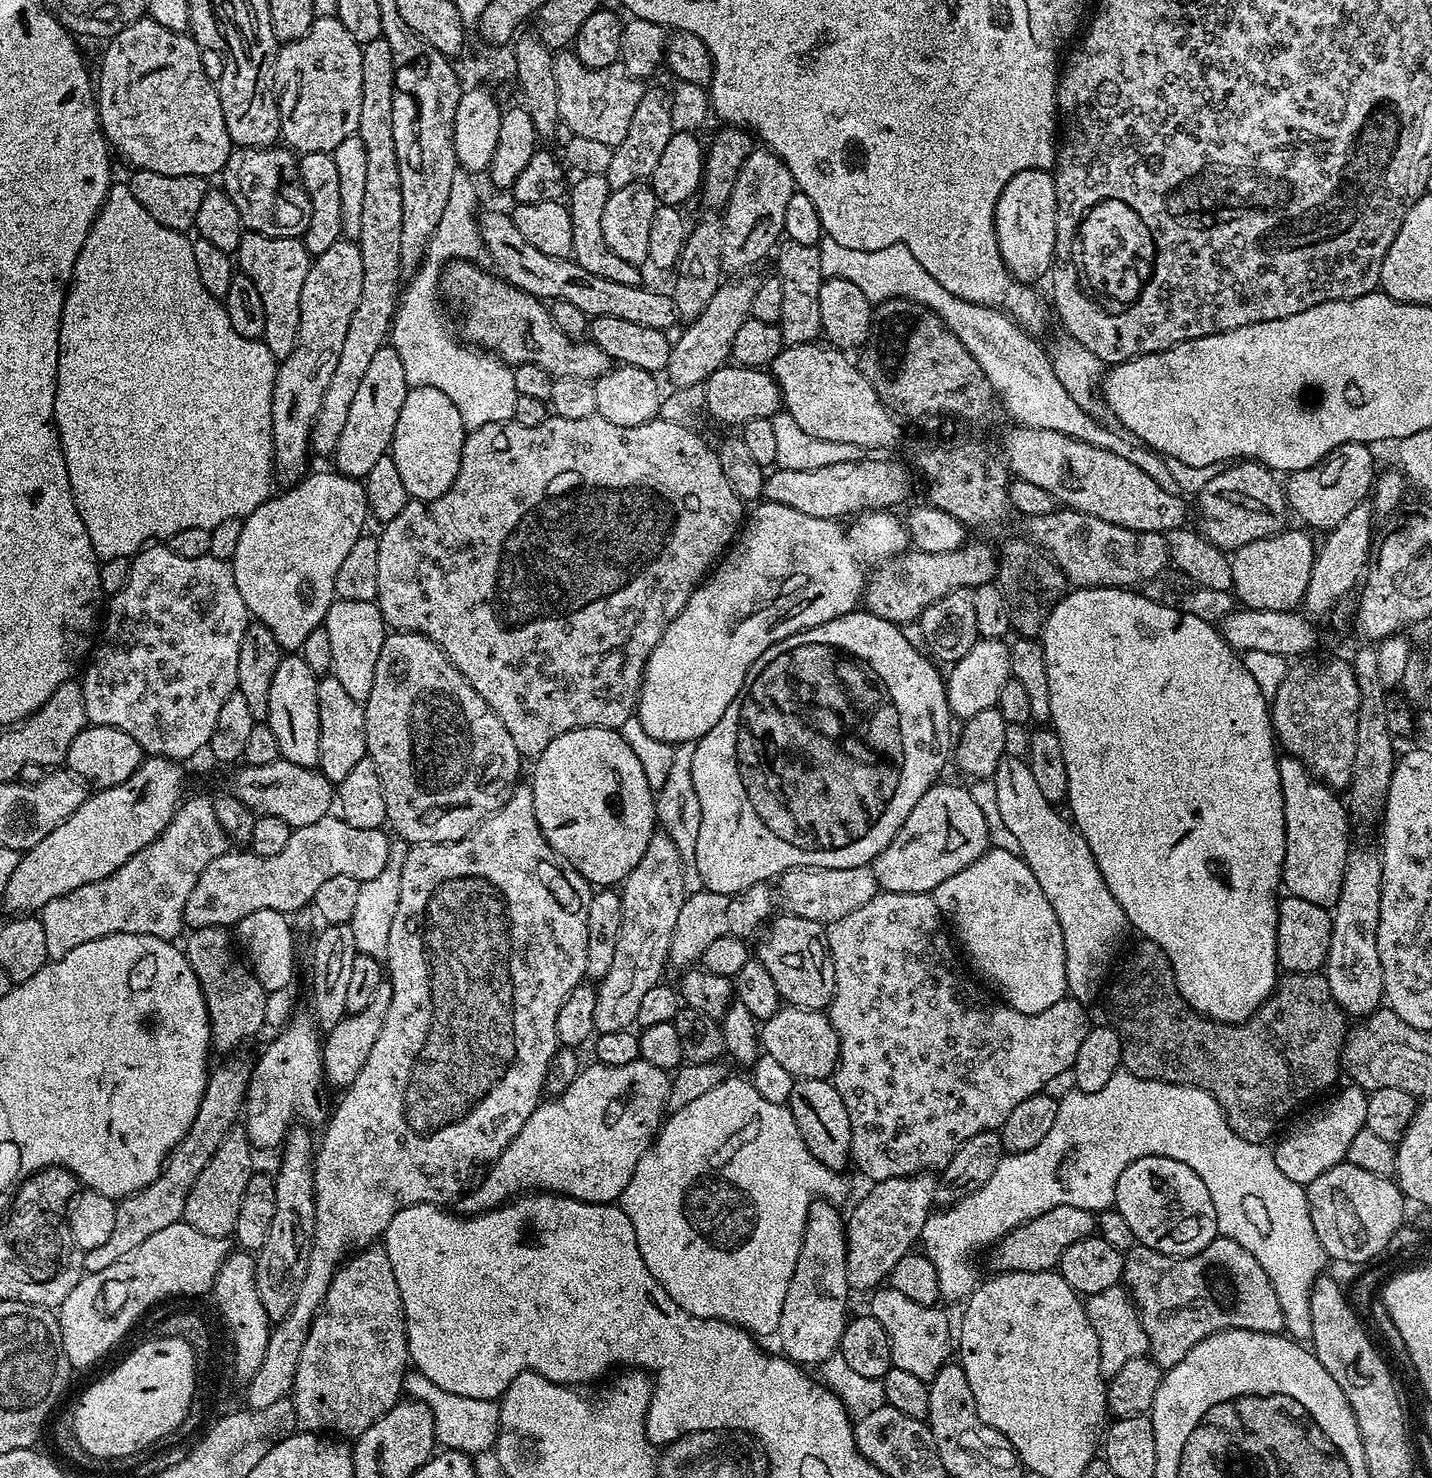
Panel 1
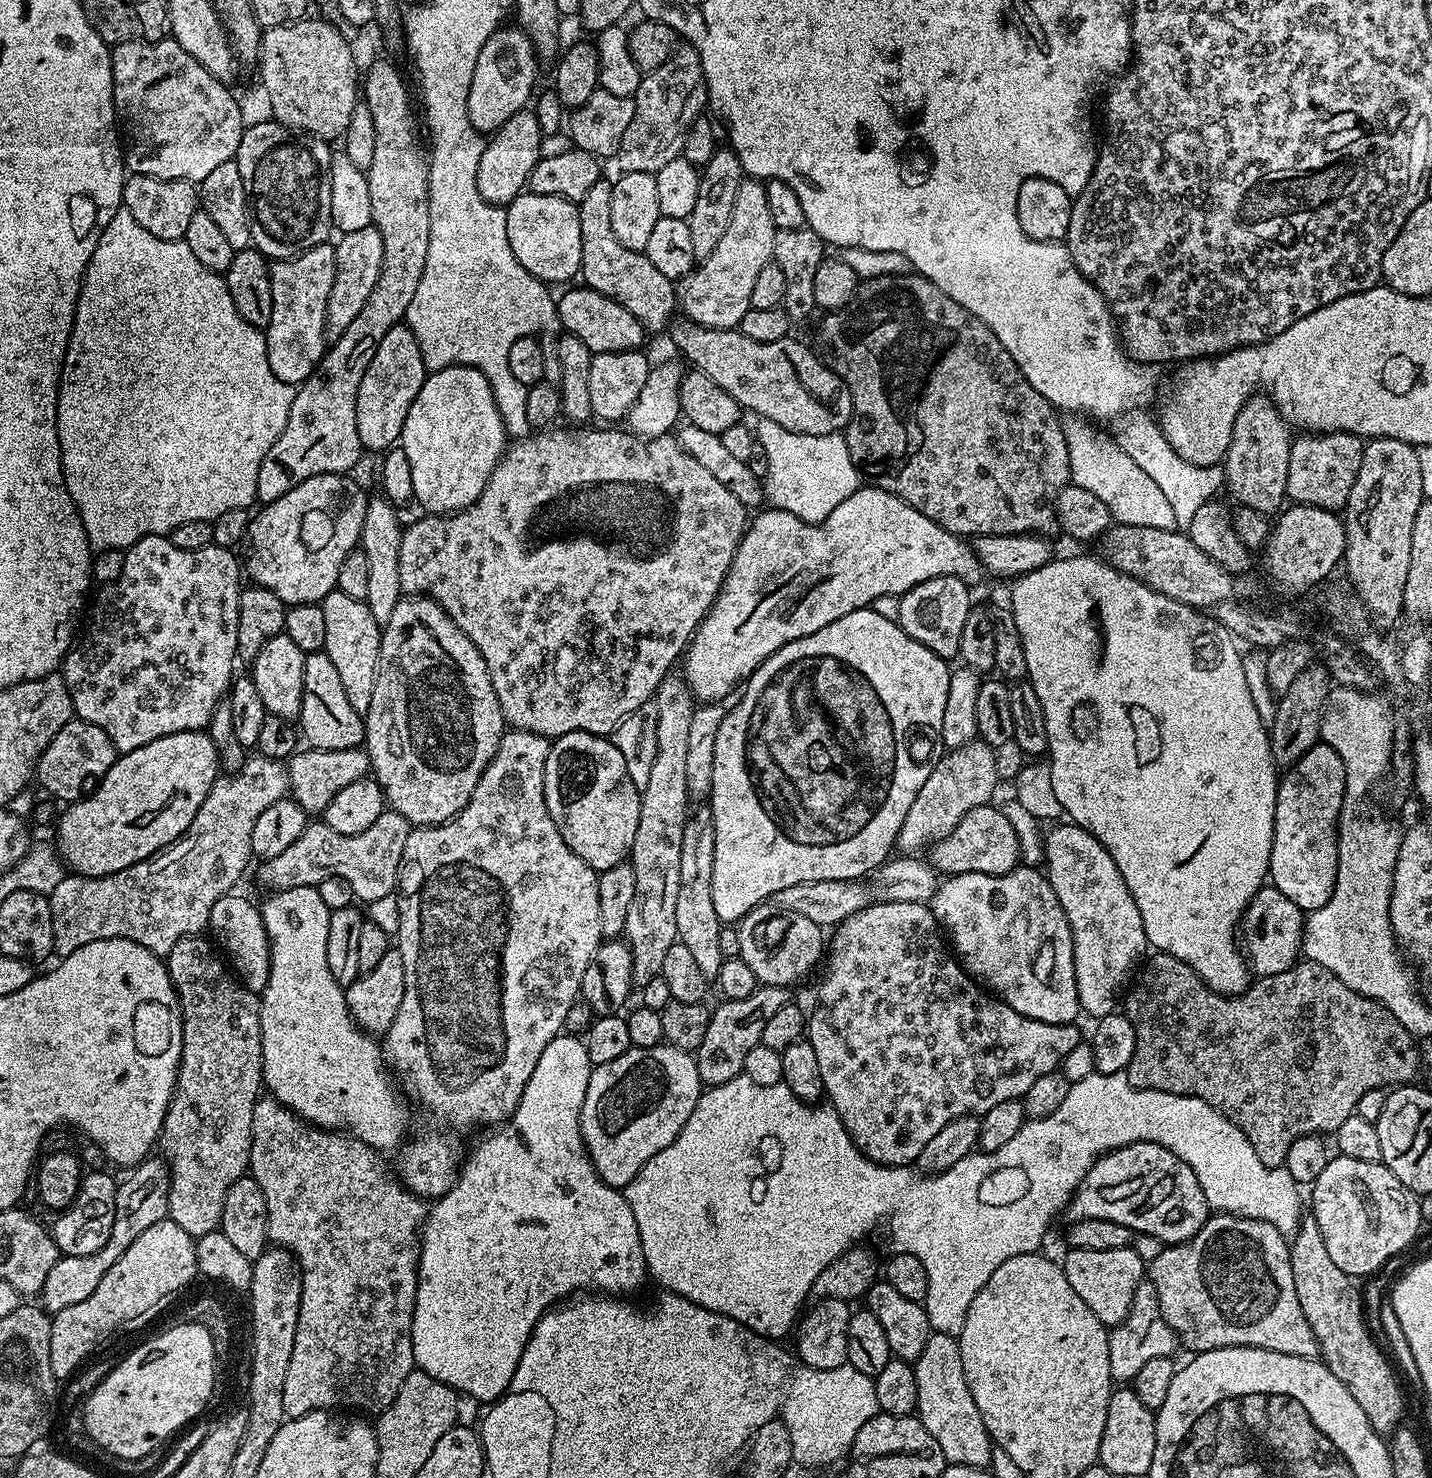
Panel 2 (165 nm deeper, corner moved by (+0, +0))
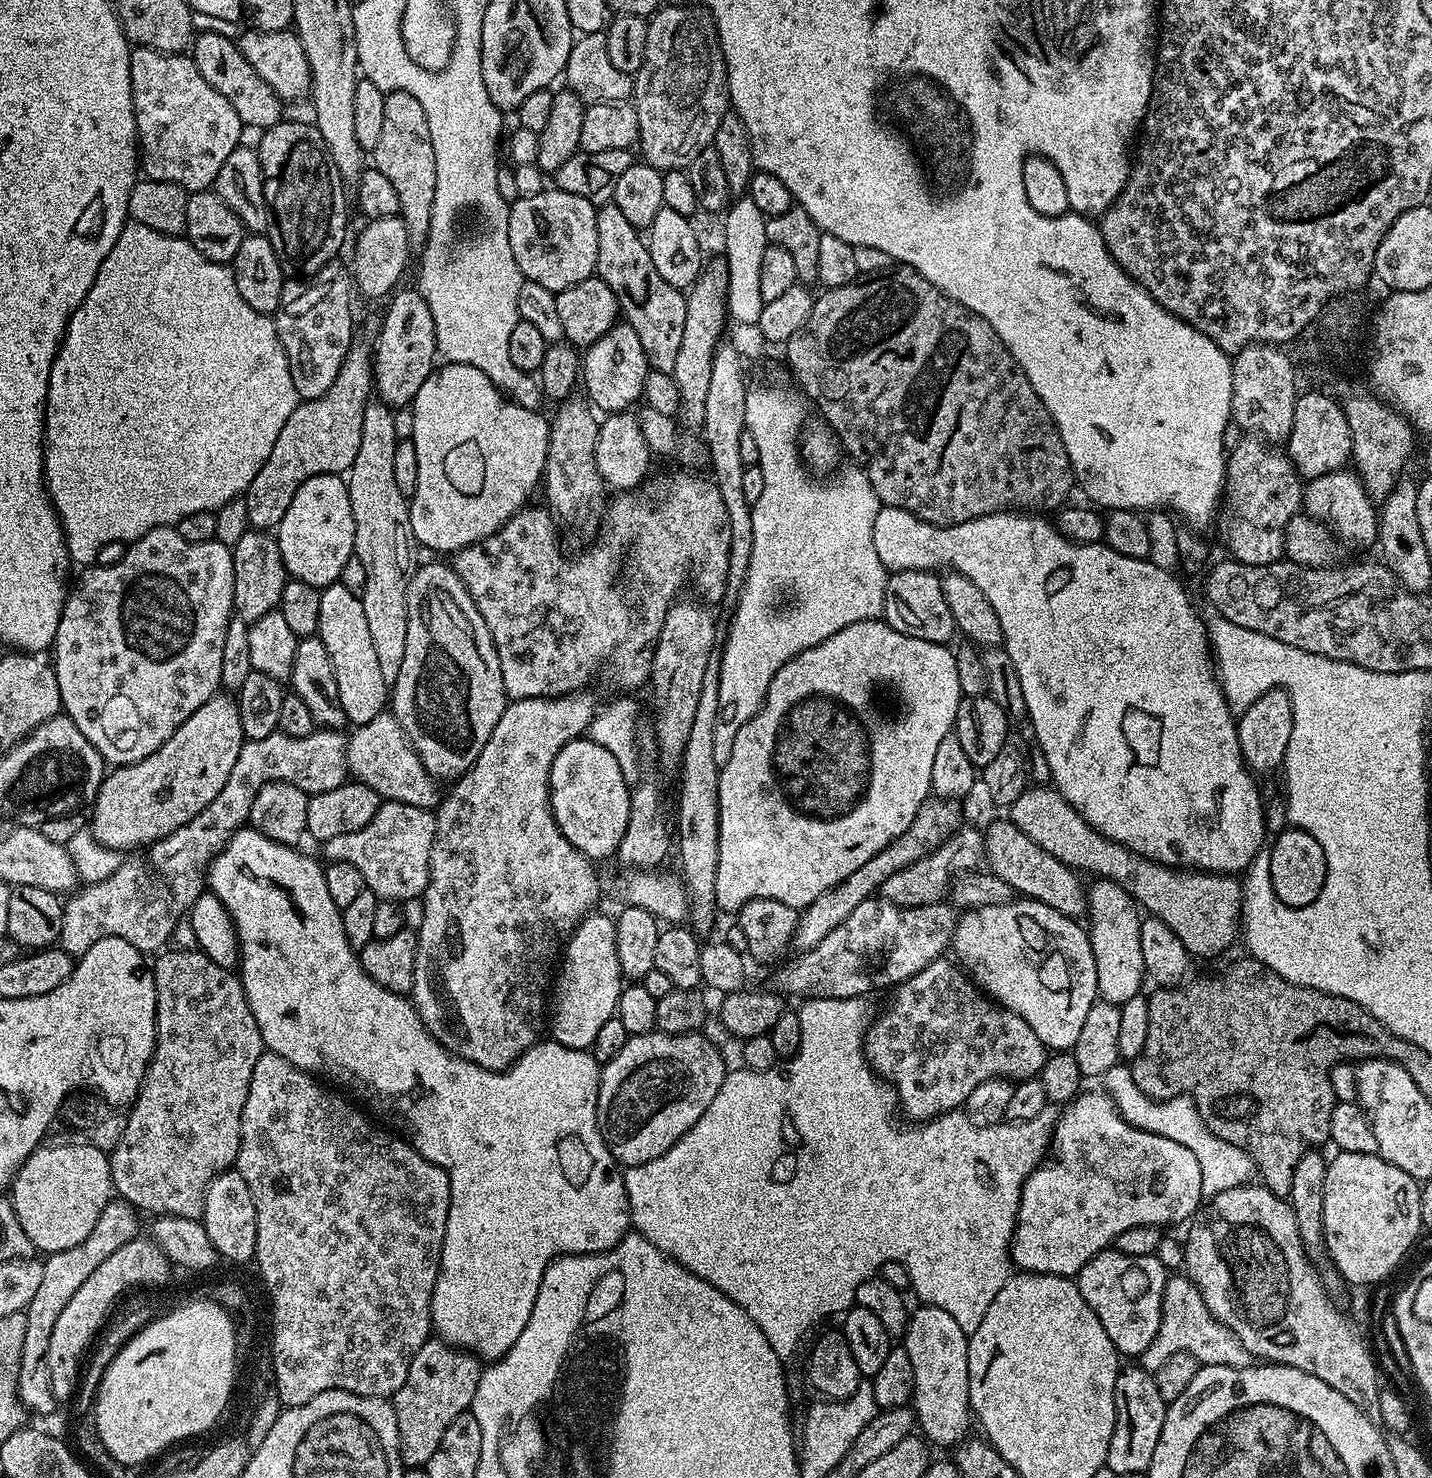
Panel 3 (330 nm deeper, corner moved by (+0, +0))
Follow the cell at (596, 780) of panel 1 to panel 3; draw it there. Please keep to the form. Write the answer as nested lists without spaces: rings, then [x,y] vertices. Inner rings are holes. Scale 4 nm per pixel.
[[[587,738],[572,740],[562,746],[558,758],[554,758],[548,790],[552,794],[552,817],[564,837],[593,861],[615,857],[630,822],[632,801],[618,758]]]

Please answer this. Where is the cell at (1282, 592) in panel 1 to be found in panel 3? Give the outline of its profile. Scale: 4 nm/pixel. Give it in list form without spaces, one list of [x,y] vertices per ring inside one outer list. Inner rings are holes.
[[[1341,470],[1331,472],[1330,474],[1322,474],[1322,478],[1314,478],[1307,481],[1304,485],[1304,502],[1302,505],[1303,511],[1309,516],[1313,516],[1319,524],[1325,524],[1328,531],[1341,545],[1344,544],[1348,548],[1368,548],[1377,543],[1376,535],[1380,529],[1380,518],[1378,515],[1377,505],[1374,503],[1371,496],[1364,489],[1364,483],[1352,470]]]

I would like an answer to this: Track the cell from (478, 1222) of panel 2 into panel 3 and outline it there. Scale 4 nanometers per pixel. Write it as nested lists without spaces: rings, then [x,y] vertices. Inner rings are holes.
[[[245,826],[232,833],[227,846],[212,859],[206,869],[207,887],[222,902],[222,906],[226,906],[236,927],[236,937],[240,943],[238,975],[240,981],[244,983],[244,993],[254,1014],[254,1022],[258,1022],[258,1030],[262,1034],[267,1051],[286,1058],[286,1062],[290,1062],[295,1068],[301,1068],[317,1078],[329,1076],[332,1080],[341,1080],[353,1092],[351,1095],[357,1101],[369,1100],[382,1115],[404,1124],[405,1130],[408,1131],[407,1139],[412,1147],[418,1150],[418,1154],[446,1170],[450,1178],[450,1210],[440,1251],[440,1269],[432,1295],[432,1327],[435,1335],[451,1344],[453,1348],[463,1348],[484,1362],[498,1361],[506,1355],[510,1346],[514,1346],[514,1342],[518,1342],[522,1330],[526,1330],[526,1322],[530,1322],[530,1314],[534,1310],[534,1298],[538,1298],[538,1286],[548,1265],[557,1256],[608,1252],[614,1246],[618,1246],[618,1242],[622,1242],[630,1231],[632,1214],[628,1211],[624,1178],[616,1159],[610,1154],[602,1138],[596,1117],[602,1065],[594,1059],[591,1051],[567,1048],[551,1038],[545,1039],[545,1044],[543,1042],[533,1044],[510,1068],[502,1072],[486,1070],[443,1048],[424,1029],[422,1018],[416,1013],[416,1005],[407,995],[386,990],[386,986],[378,986],[378,982],[374,982],[374,978],[370,978],[370,974],[364,972],[357,949],[352,948],[346,938],[346,930],[340,917],[342,910],[334,906],[330,890],[326,890],[326,878],[321,861],[311,860],[306,853],[299,852],[300,850],[296,846],[274,842],[266,838],[266,834],[262,834],[257,828]]]

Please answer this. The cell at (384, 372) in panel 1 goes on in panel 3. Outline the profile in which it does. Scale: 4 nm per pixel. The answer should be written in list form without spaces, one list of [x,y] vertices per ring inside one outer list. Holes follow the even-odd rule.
[[[415,287],[403,288],[387,301],[388,309],[384,312],[380,333],[374,339],[372,357],[375,395],[379,403],[386,404],[393,410],[407,409],[411,405],[422,387],[422,382],[426,382],[438,360],[434,318],[430,314],[430,306],[426,306],[426,298],[422,298],[422,294]]]

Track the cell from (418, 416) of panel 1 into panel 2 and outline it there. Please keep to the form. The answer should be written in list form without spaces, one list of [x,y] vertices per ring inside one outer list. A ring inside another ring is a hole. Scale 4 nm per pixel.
[[[455,364],[437,372],[428,372],[422,390],[418,390],[418,398],[414,398],[410,406],[410,414],[406,414],[398,441],[410,462],[415,503],[420,503],[424,507],[423,511],[428,514],[451,514],[470,507],[482,494],[486,482],[490,482],[490,474],[494,474],[509,440],[502,414],[490,390],[490,382],[480,371]]]

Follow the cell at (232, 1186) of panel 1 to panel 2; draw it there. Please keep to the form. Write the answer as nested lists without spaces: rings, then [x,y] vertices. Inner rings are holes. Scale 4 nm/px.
[[[200,934],[182,938],[174,942],[174,950],[170,950],[166,957],[168,973],[184,1014],[184,1029],[176,1089],[166,1110],[158,1141],[159,1151],[164,1151],[162,1156],[170,1169],[168,1216],[193,1238],[219,1229],[226,1190],[230,1190],[230,1186],[249,1171],[254,1106],[261,1099],[264,1082],[260,996],[236,979],[229,965],[218,955],[213,941],[204,938]]]

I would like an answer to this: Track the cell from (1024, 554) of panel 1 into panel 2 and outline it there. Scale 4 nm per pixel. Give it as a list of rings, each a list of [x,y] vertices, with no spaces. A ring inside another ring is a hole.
[[[909,274],[906,276],[879,276],[863,281],[857,287],[854,298],[846,306],[831,309],[828,316],[820,324],[816,332],[815,351],[821,360],[838,378],[842,378],[844,385],[850,390],[852,399],[852,420],[844,429],[842,435],[846,446],[850,450],[850,458],[860,469],[861,477],[871,487],[881,488],[906,502],[918,514],[926,514],[930,522],[938,522],[947,532],[952,532],[961,538],[975,538],[977,536],[1001,536],[1002,534],[1022,534],[1052,538],[1060,532],[1060,523],[1056,521],[1056,495],[1061,492],[1072,479],[1070,474],[1070,456],[1066,446],[1066,434],[1062,427],[1061,417],[1052,403],[1022,374],[1018,362],[998,342],[998,338],[970,310],[958,306],[950,294],[938,290],[934,282],[925,276]]]

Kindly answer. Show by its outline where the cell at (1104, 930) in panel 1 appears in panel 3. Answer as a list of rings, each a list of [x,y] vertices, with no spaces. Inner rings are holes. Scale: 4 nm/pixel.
[[[1093,879],[1086,888],[1086,920],[1090,925],[1094,962],[1098,970],[1099,999],[1106,1004],[1121,1005],[1141,995],[1146,969],[1140,941],[1141,909],[1135,900],[1113,880]]]

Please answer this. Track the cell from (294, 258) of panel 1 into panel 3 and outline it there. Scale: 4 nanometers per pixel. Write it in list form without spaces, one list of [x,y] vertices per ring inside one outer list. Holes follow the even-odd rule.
[[[330,261],[322,270],[307,278],[285,279],[282,298],[274,313],[278,338],[294,378],[294,390],[301,401],[322,398],[354,343],[352,336],[352,296],[354,281],[347,263]]]

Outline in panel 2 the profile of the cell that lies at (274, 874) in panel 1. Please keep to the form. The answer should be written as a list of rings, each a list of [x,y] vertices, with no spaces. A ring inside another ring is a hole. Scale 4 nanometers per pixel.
[[[385,810],[378,818],[378,822],[374,822],[374,826],[370,826],[370,830],[362,830],[362,834],[353,836],[338,834],[338,830],[330,830],[330,826],[326,826],[322,822],[312,822],[302,834],[302,838],[298,838],[298,842],[294,842],[294,846],[282,850],[282,854],[278,854],[278,858],[270,858],[259,865],[260,880],[268,887],[268,890],[281,892],[294,886],[319,886],[326,878],[340,876],[346,882],[350,882],[353,897],[357,901],[364,900],[365,905],[370,905],[378,898],[386,898],[397,891],[402,850],[406,850],[406,838],[409,831],[408,820],[391,810]]]

